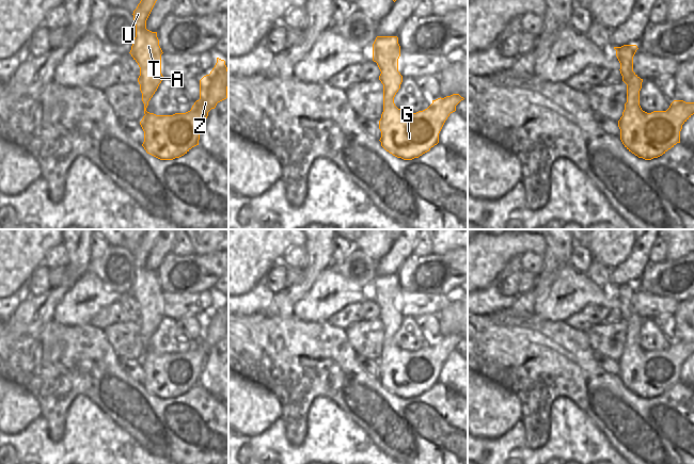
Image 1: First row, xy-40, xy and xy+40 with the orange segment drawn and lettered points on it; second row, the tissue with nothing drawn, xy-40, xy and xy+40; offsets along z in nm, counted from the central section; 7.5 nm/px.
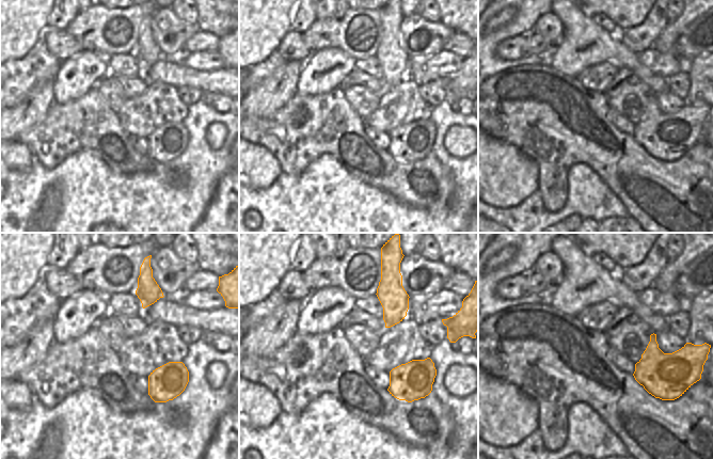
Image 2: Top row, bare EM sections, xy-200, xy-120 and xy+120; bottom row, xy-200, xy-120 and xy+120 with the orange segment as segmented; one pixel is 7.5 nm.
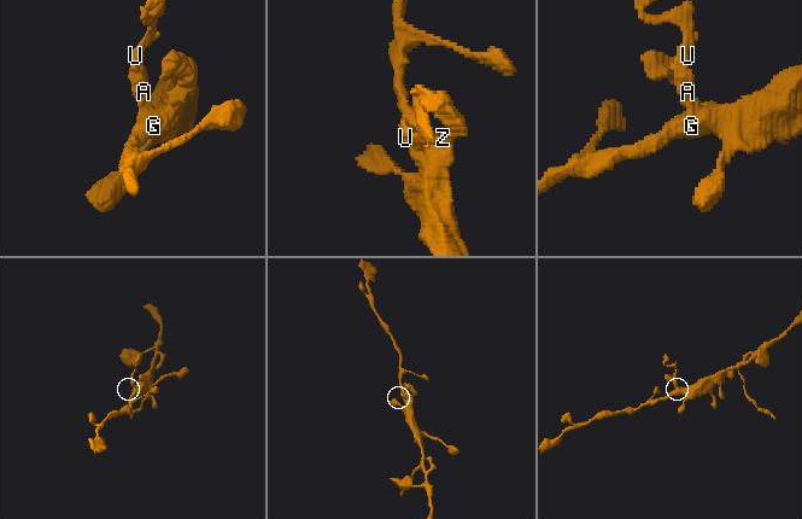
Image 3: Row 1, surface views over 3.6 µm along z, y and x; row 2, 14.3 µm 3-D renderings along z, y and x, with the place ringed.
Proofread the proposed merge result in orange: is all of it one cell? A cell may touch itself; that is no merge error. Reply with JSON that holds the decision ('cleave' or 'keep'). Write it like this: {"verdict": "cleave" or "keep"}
{"verdict": "cleave"}

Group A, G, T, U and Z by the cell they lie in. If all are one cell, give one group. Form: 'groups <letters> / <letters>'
groups A T U / G Z

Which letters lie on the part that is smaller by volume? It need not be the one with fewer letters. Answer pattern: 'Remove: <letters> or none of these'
Remove: A, T, U

